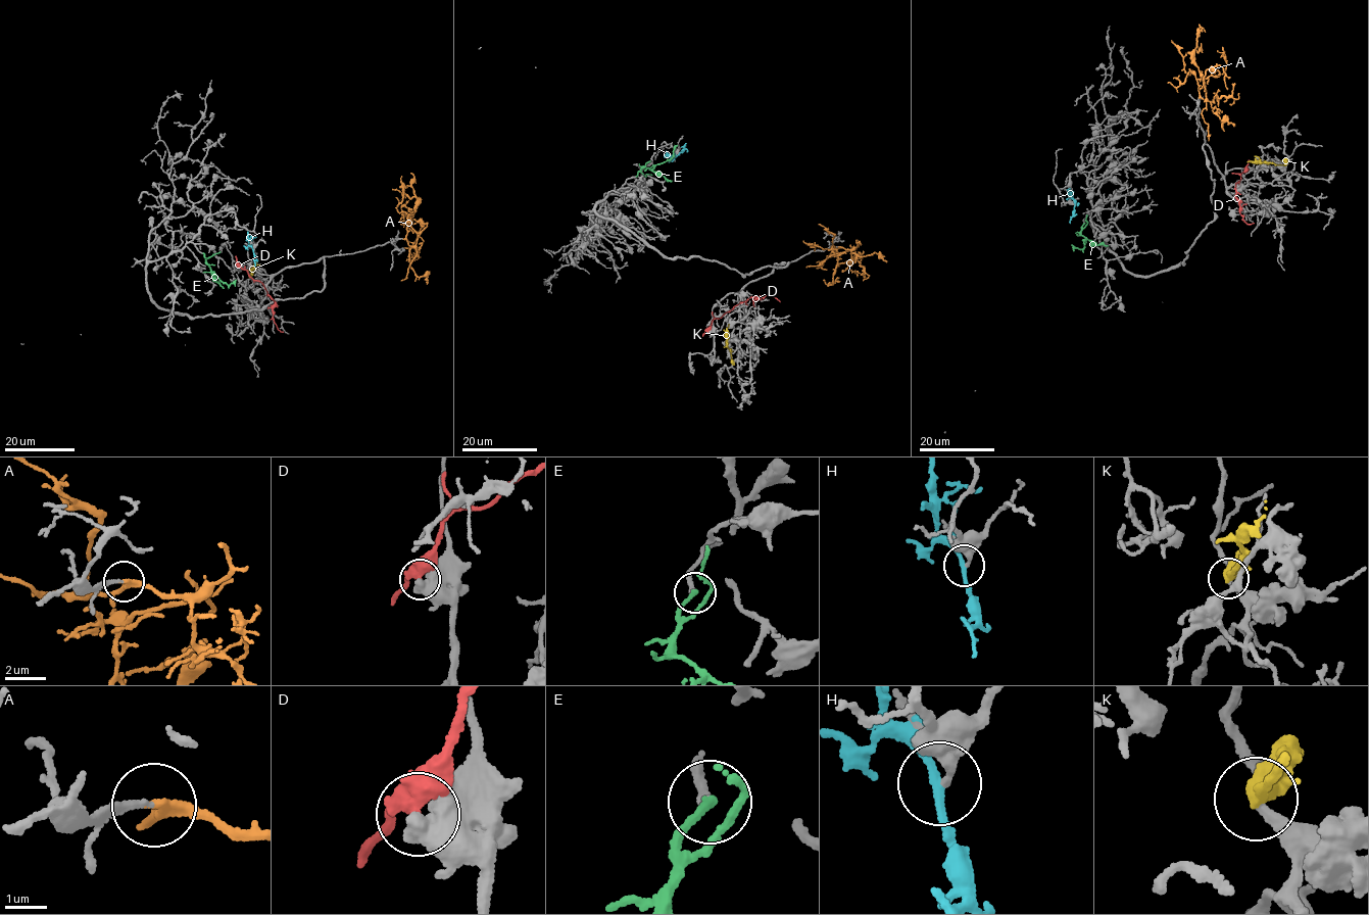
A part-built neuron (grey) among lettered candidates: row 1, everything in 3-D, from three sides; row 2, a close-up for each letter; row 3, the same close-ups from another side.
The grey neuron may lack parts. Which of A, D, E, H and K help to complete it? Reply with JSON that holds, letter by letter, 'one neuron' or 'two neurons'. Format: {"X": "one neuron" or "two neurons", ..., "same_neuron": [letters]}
{"A": "one neuron", "D": "two neurons", "E": "one neuron", "H": "two neurons", "K": "two neurons", "same_neuron": ["A", "E"]}

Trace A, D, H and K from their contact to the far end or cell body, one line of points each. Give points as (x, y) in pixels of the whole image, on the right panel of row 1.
A: (1199, 98), (1207, 100), (1203, 75), (1195, 64), (1193, 50), (1198, 34), (1202, 28), (1206, 32)
D: (1249, 170), (1239, 174), (1235, 196), (1242, 220), (1248, 225), (1254, 223)
H: (1075, 205), (1075, 200), (1067, 192), (1069, 188)
K: (1285, 164), (1248, 161)

